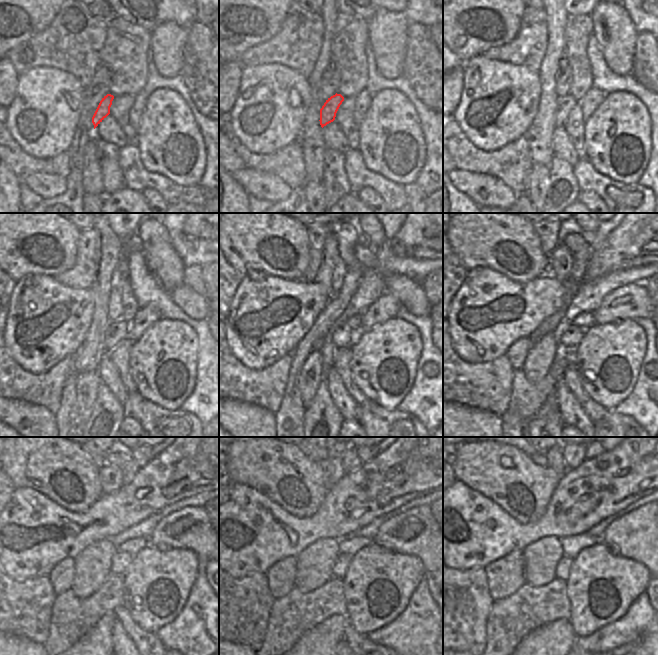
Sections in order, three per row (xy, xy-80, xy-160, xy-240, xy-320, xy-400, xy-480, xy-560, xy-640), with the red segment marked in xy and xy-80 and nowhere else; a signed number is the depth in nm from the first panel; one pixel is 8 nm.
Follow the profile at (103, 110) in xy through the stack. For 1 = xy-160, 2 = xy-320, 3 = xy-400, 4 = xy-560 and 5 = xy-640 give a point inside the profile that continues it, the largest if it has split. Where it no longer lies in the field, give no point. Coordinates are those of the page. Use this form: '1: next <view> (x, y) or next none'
1: next xy-160 (564, 104)
2: next xy-320 (342, 337)
3: next xy-400 (569, 340)
4: next xy-560 (342, 563)
5: next xy-640 (563, 568)

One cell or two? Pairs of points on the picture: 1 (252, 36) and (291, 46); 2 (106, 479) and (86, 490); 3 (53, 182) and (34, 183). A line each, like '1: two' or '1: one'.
1: two
2: two
3: one

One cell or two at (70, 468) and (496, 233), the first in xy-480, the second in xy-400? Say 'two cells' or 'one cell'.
one cell

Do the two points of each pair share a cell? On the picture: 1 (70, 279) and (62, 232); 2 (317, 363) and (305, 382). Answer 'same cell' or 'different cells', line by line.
1: different cells
2: same cell

